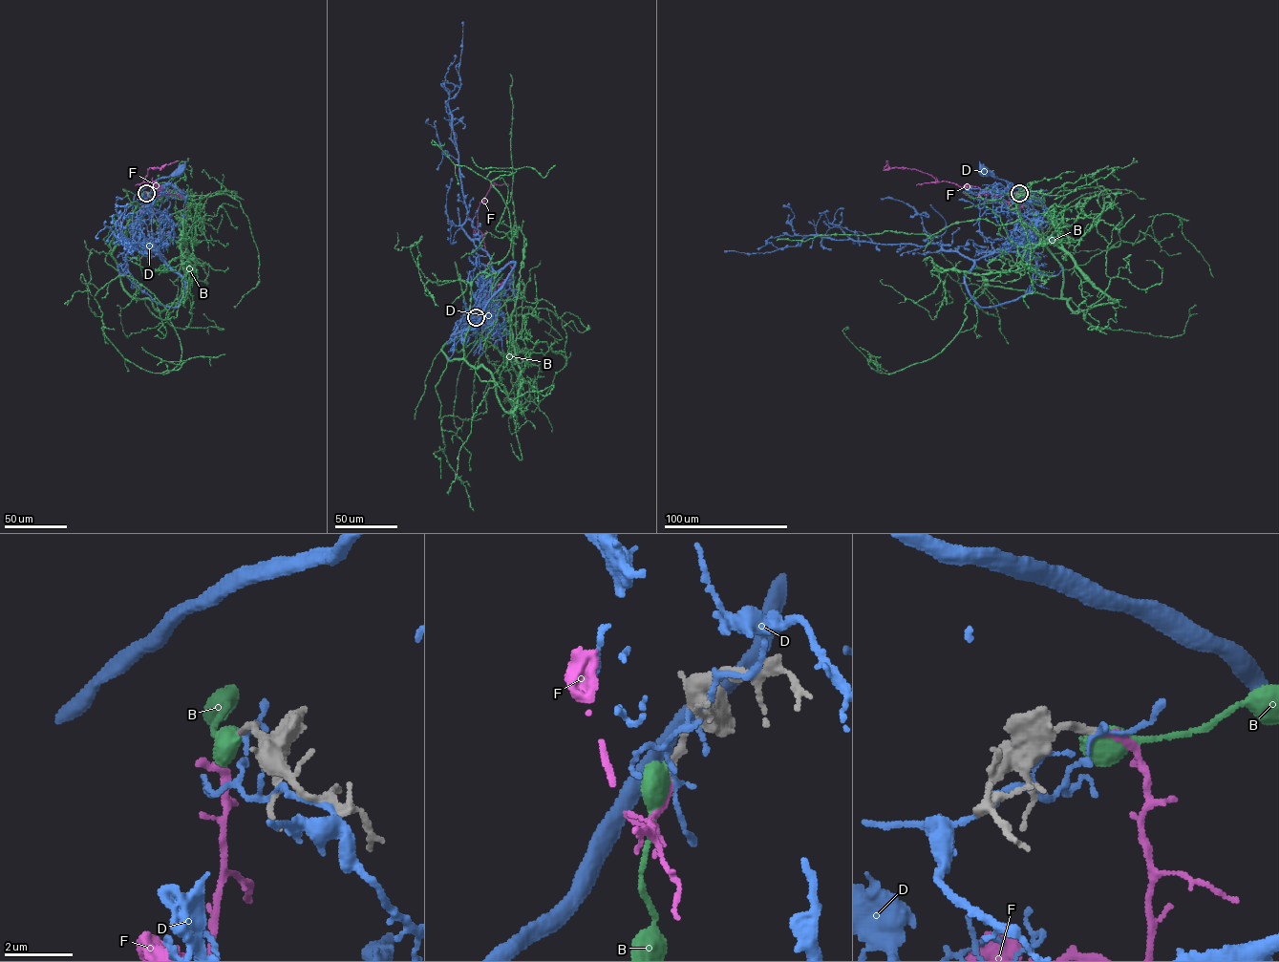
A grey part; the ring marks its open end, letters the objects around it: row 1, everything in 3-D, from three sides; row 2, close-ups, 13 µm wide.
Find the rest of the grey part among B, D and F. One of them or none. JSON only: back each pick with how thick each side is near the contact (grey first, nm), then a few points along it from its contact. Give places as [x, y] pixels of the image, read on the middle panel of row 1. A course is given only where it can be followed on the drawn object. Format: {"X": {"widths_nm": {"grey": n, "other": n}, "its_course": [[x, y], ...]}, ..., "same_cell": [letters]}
{"F": {"widths_nm": {"grey": 200, "other": 160}, "its_course": [[476, 317], [490, 261], [482, 233], [473, 234], [478, 209], [493, 185], [509, 185]]}, "same_cell": ["F"]}

